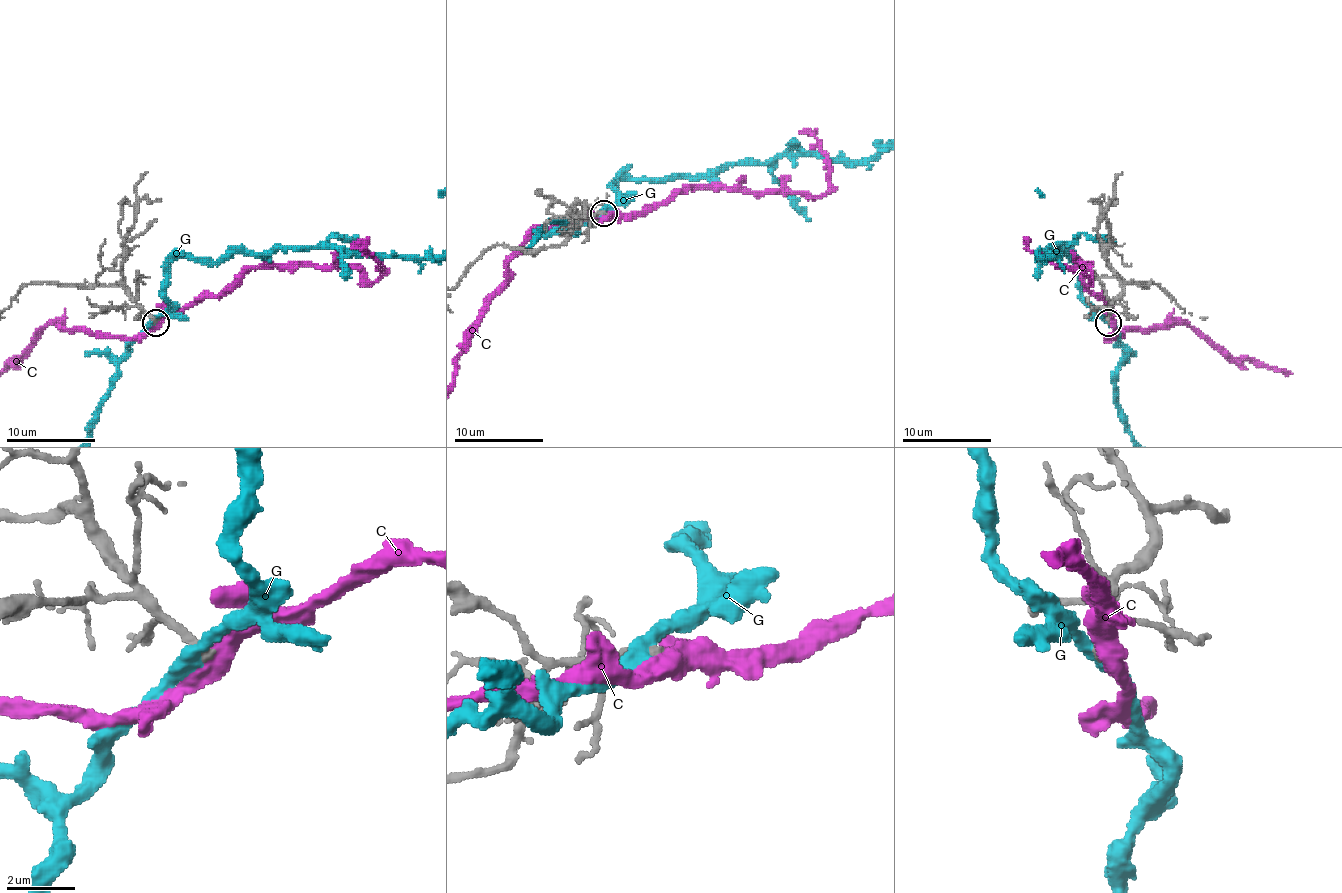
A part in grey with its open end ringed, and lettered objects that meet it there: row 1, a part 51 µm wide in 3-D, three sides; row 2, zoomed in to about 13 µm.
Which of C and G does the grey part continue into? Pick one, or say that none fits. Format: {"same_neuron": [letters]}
{"same_neuron": []}

